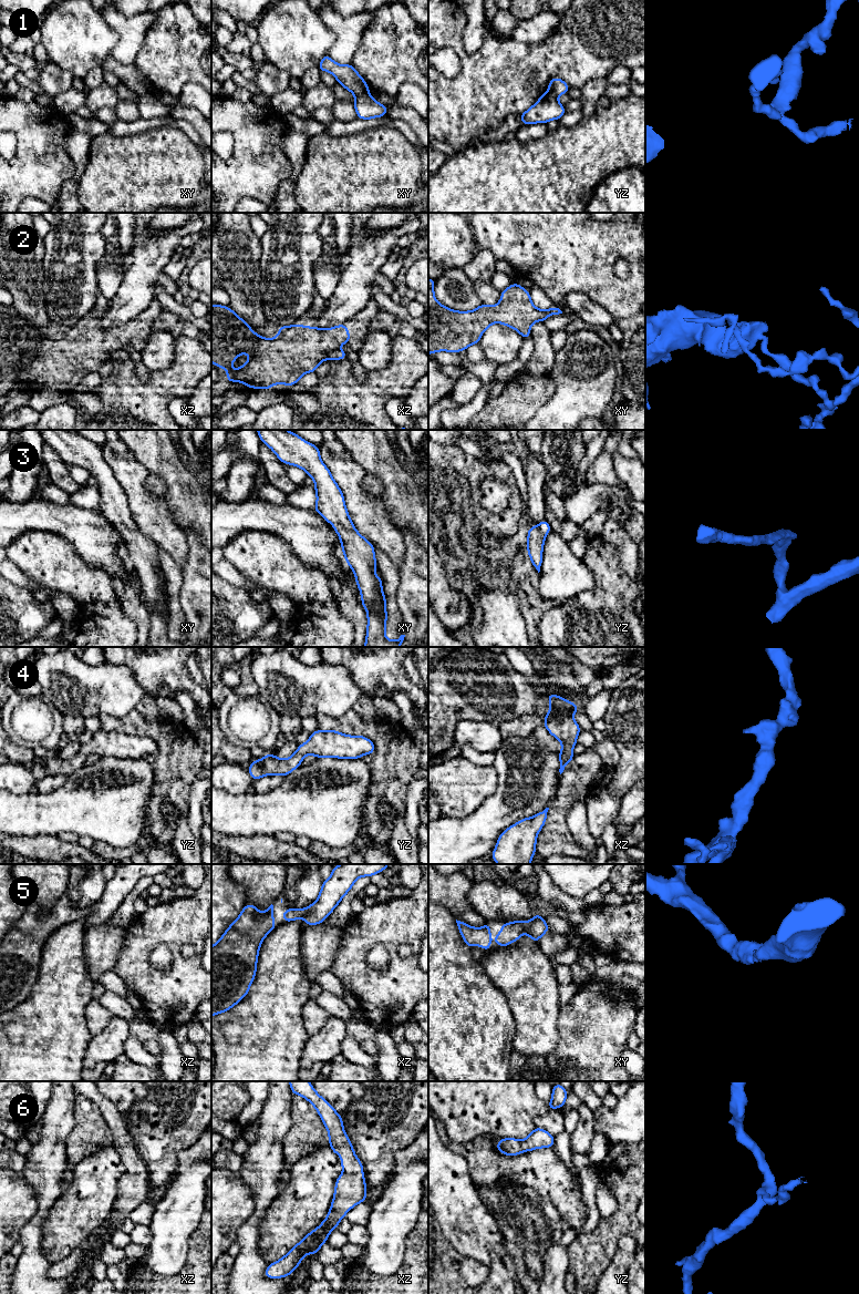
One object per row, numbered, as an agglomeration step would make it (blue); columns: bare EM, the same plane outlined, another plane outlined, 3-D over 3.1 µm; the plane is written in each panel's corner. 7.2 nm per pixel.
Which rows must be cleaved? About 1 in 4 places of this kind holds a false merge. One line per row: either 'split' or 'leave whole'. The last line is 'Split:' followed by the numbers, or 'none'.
1: split
2: split
3: leave whole
4: leave whole
5: leave whole
6: leave whole
Split: 1, 2

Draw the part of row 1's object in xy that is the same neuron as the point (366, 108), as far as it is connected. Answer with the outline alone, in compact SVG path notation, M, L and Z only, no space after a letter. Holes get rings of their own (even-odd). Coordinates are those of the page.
M369 93L355 96L353 105L361 120L386 116L387 106L376 102Z

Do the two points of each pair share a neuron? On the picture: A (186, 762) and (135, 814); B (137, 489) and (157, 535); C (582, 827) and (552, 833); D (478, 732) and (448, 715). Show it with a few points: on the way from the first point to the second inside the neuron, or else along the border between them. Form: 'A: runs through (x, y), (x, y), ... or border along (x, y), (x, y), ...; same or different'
A: border along (155, 776), (152, 782), (152, 797), (147, 808); different
B: runs through (140, 500), (151, 513), (153, 524); same
C: border along (572, 804), (567, 825), (586, 851); different
D: border along (486, 721), (459, 720), (456, 725), (454, 745); different

